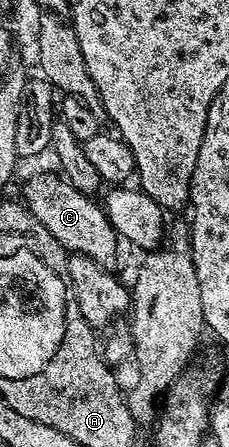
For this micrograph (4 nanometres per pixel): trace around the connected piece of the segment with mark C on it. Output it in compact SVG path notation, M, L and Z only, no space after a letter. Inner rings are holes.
M59 173L36 174L24 186L23 205L42 224L46 224L46 232L62 244L68 254L81 254L90 256L98 264L112 268L115 267L116 253L119 252L121 243L118 241L116 229L104 214L103 205L93 200L89 195L78 192L68 182L68 179ZM117 242L117 243L116 243ZM120 245L120 246L119 246Z

